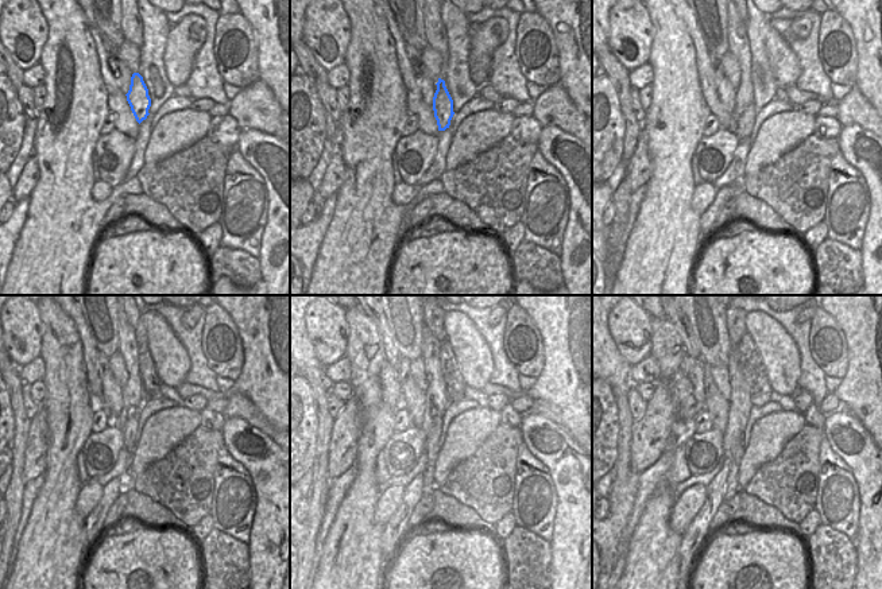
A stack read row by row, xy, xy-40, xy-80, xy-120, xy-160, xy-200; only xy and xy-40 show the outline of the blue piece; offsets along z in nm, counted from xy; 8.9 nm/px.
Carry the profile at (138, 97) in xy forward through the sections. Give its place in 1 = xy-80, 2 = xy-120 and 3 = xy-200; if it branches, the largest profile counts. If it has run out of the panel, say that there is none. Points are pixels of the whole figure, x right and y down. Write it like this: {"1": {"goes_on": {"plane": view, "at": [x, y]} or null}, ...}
{"1": {"goes_on": {"plane": "xy-80", "at": [745, 120]}}, "2": {"goes_on": {"plane": "xy-120", "at": [130, 429]}}, "3": {"goes_on": {"plane": "xy-200", "at": [731, 485]}}}

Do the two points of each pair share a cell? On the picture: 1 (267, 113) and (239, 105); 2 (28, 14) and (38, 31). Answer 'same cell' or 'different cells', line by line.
1: same cell
2: same cell

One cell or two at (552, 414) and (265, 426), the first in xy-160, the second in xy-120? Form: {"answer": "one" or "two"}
{"answer": "one"}

